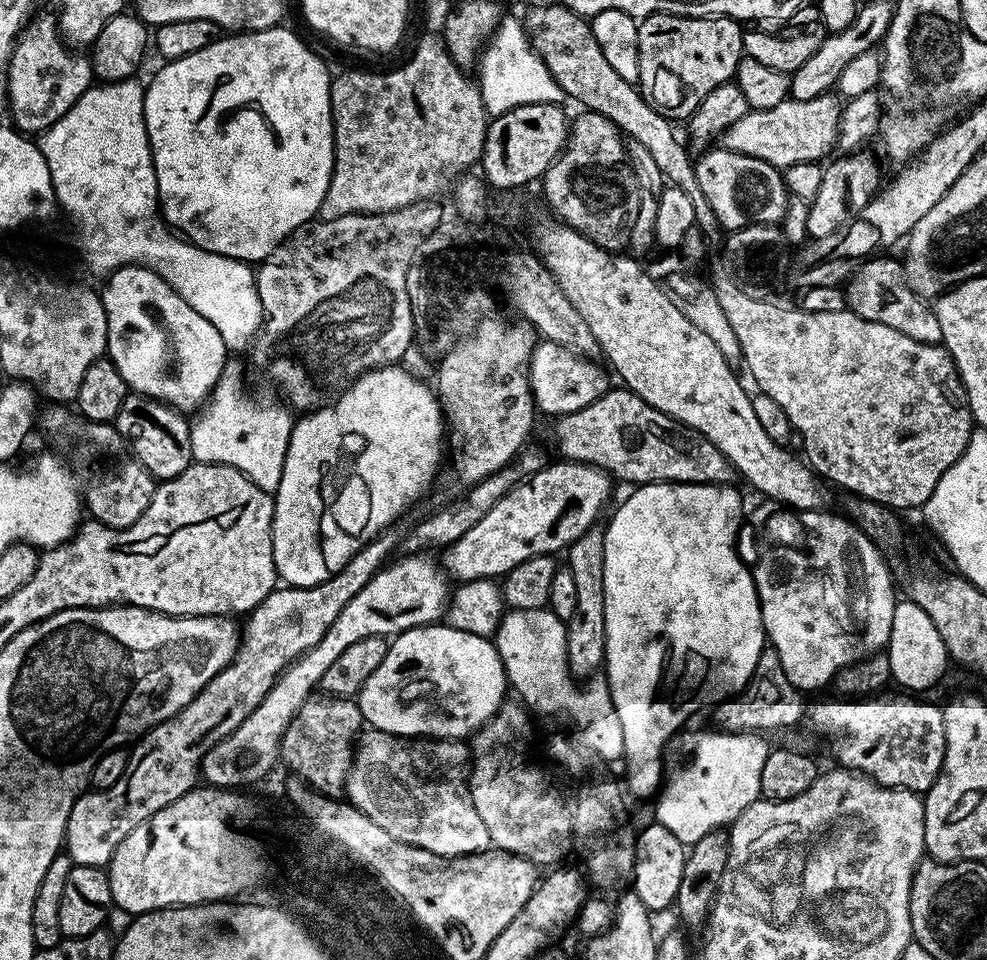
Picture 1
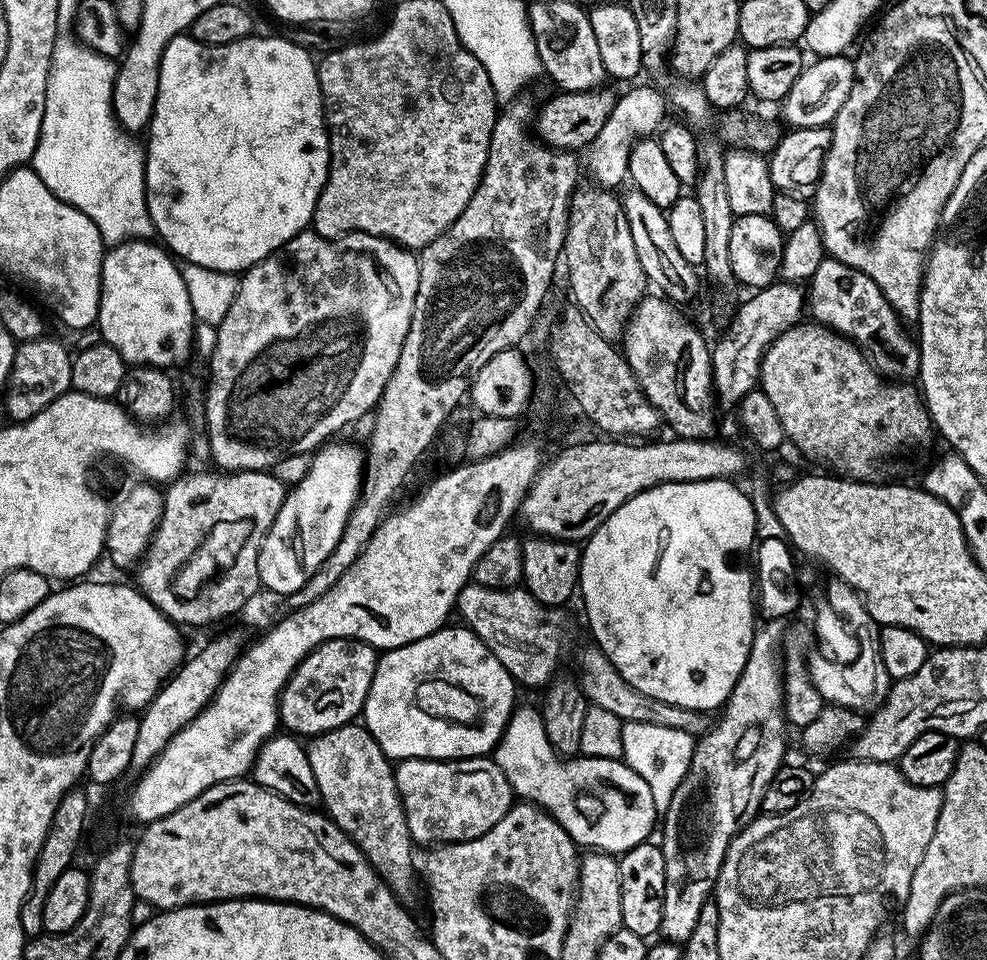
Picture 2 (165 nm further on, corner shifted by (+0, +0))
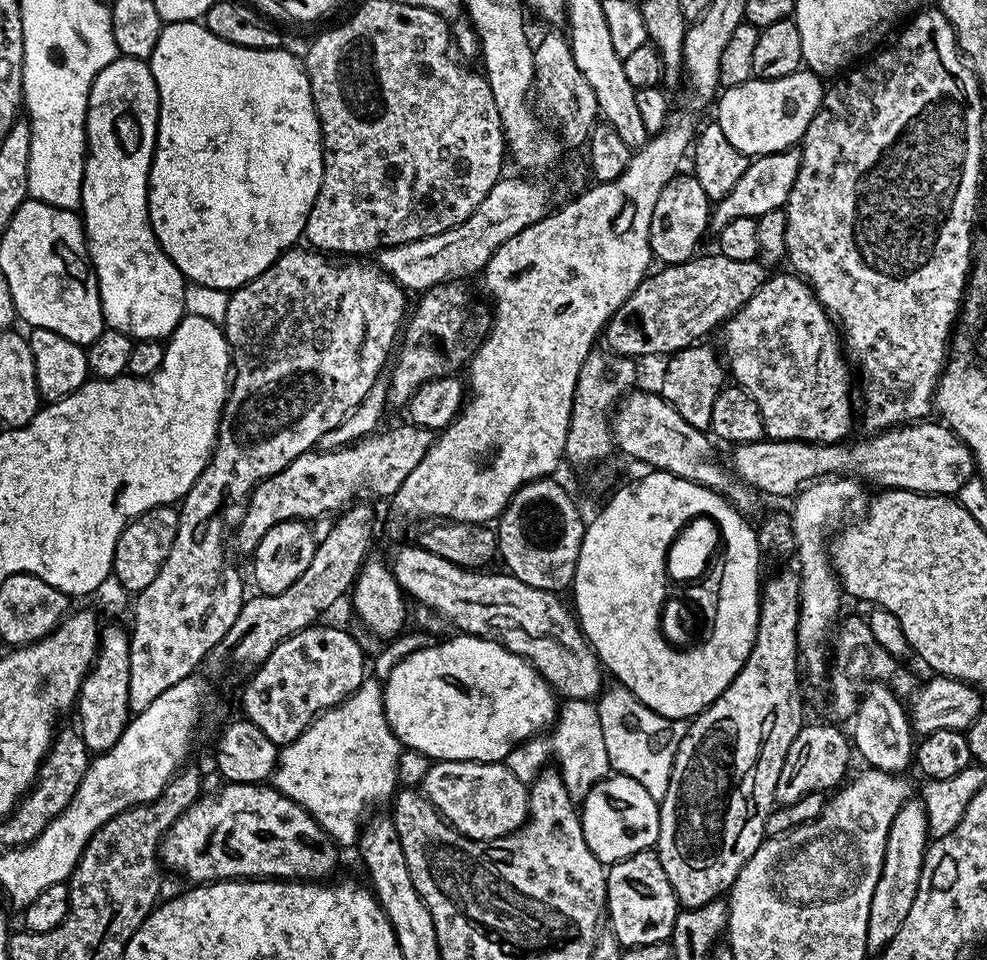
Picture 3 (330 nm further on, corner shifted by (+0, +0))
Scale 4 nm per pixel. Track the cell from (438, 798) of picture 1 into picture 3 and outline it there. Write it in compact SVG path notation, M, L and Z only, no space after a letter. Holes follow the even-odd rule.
M441 760L433 763L428 773L425 774L422 781L422 792L423 795L427 796L428 801L439 810L441 816L443 816L453 828L456 828L464 836L467 836L469 840L483 840L487 842L489 840L497 840L499 836L509 836L510 833L521 828L522 825L524 825L525 820L528 818L528 788L524 782L518 780L504 762L479 764L477 760Z

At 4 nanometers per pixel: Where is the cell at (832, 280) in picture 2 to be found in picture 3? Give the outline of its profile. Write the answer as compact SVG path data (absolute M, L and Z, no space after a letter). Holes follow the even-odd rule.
M795 274L787 275L769 275L754 298L750 298L746 306L739 308L722 325L726 368L731 379L733 376L736 379L733 381L748 392L754 402L758 402L767 439L835 444L847 437L844 435L852 424L852 408L848 405L848 368L844 365L842 336L833 317L821 306L812 285Z

